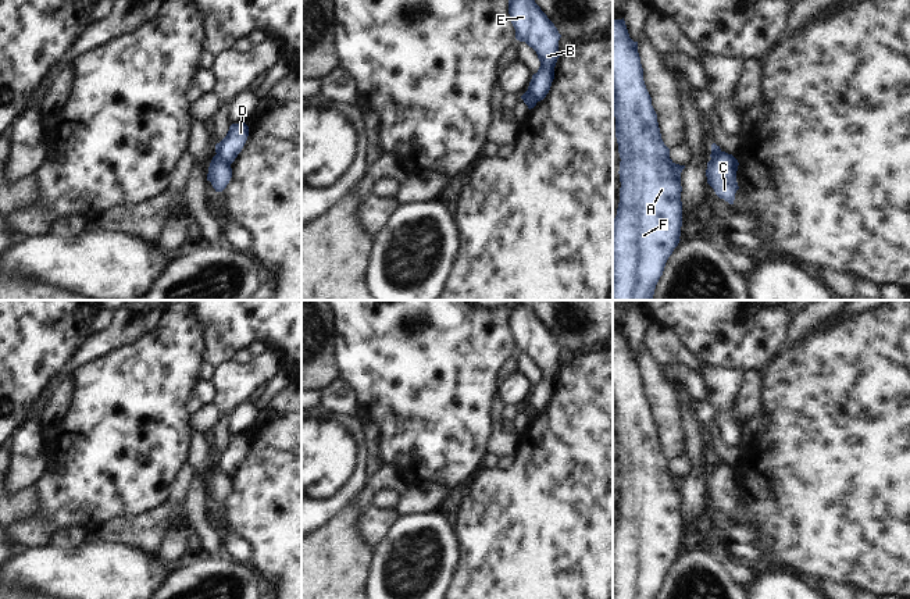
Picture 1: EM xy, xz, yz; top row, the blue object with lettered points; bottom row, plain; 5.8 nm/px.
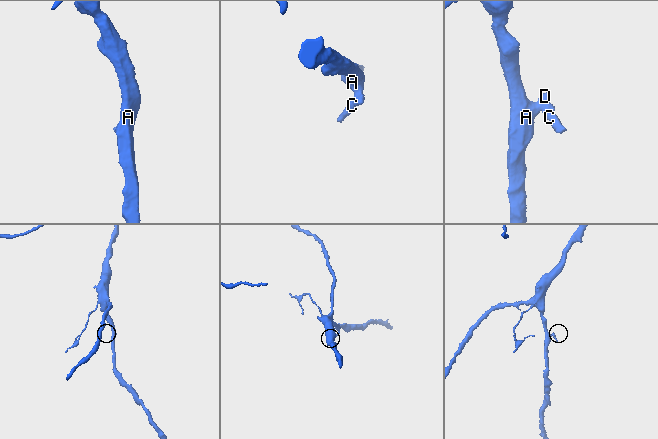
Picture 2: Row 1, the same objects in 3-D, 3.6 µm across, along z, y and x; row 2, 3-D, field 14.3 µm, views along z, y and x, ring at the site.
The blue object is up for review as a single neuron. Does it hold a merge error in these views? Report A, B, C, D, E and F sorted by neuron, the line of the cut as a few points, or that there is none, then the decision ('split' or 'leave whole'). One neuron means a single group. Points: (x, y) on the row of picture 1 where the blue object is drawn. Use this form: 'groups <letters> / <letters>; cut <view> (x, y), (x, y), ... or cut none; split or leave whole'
groups A B D E F / C; cut xy (217, 153), (229, 164); split

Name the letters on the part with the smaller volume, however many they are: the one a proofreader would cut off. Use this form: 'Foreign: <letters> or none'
Foreign: C

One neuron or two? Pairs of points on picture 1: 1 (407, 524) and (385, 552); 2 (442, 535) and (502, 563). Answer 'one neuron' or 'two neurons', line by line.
1: one neuron
2: two neurons

